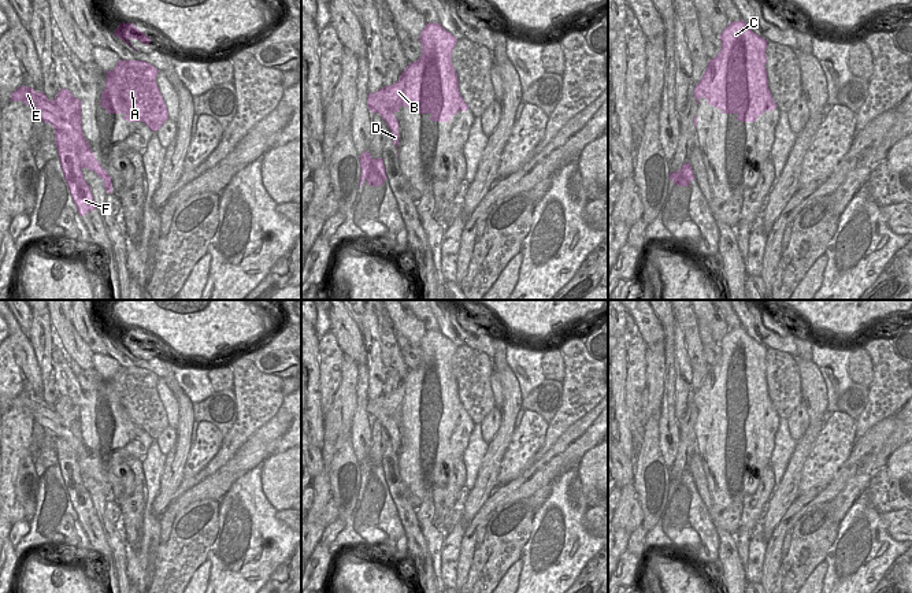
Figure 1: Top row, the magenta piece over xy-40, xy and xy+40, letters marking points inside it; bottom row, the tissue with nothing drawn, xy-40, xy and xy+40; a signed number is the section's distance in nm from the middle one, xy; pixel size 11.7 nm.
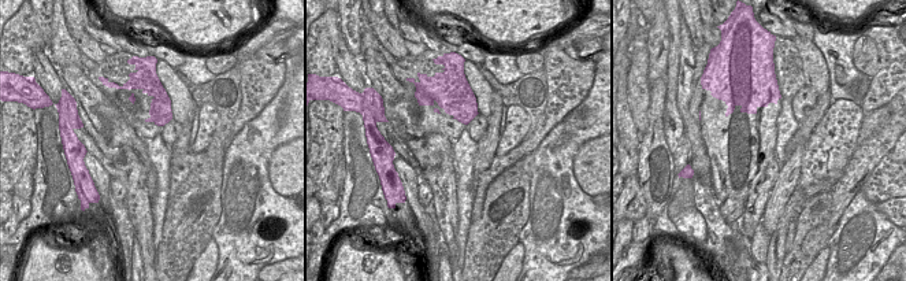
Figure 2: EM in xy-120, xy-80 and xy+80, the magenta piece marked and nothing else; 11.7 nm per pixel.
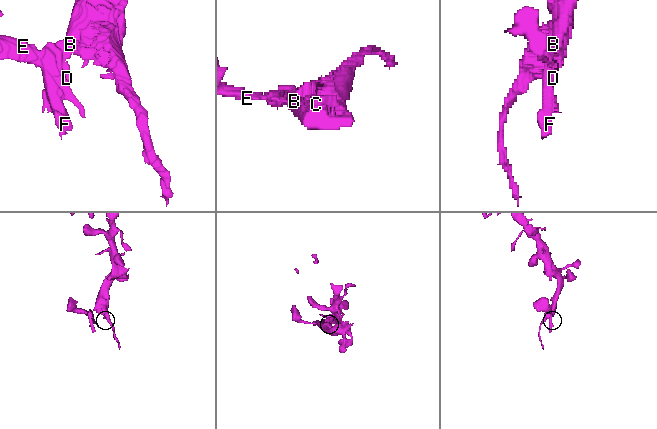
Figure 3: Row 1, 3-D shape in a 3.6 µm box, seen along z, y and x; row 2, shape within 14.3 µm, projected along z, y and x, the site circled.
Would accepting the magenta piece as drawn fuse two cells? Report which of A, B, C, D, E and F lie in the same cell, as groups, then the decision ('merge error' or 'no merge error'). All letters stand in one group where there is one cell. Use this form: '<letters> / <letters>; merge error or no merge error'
A B C / D E F; merge error

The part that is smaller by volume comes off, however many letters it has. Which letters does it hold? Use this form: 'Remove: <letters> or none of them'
Remove: D, E, F

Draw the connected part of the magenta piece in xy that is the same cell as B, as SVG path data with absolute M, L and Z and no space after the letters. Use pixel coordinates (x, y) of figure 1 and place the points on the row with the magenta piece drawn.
M426 23L419 41L420 58L408 64L397 82L383 86L385 108L398 112L403 105L415 114L430 114L430 121L449 122L452 115L468 110L452 64L457 38L440 23Z

